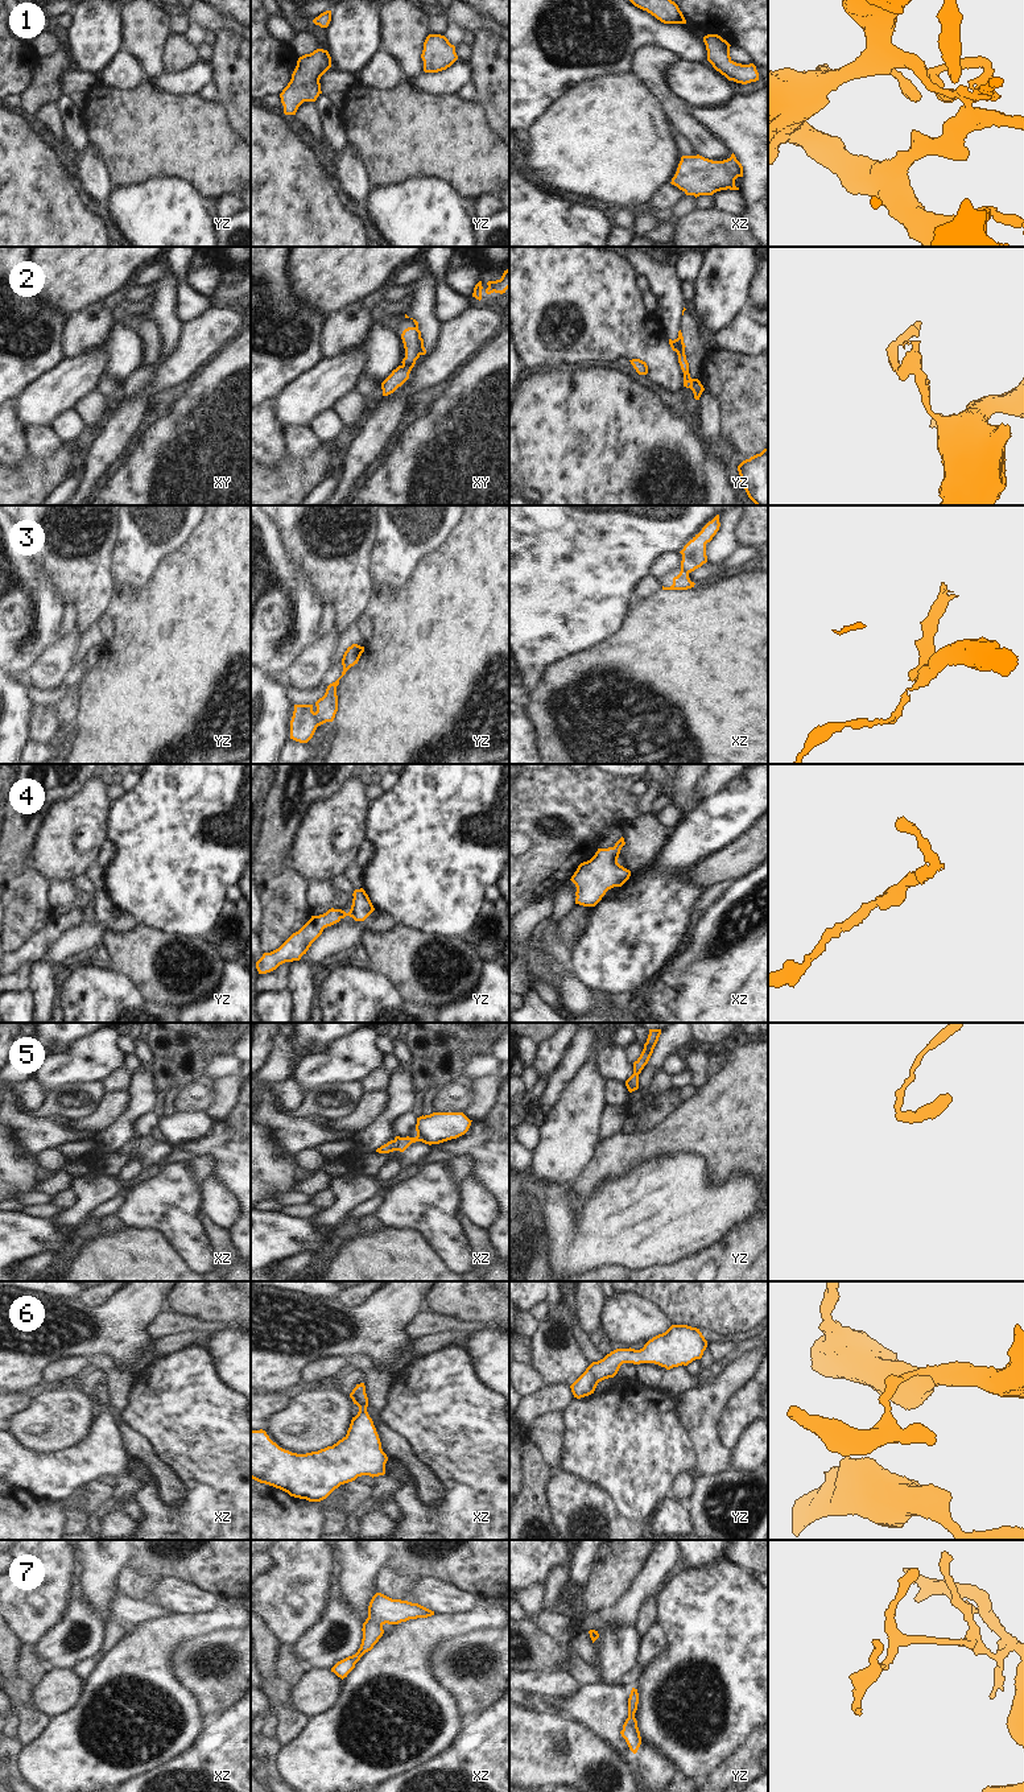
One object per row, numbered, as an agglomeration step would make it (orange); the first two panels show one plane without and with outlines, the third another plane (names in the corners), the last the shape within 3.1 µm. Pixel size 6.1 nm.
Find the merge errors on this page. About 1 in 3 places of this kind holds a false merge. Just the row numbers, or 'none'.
2, 3

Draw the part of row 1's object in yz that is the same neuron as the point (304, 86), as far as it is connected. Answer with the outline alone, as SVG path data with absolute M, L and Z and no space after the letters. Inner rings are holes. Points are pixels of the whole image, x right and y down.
M317 49L298 58L288 86L280 94L285 115L296 115L304 102L315 102L322 94L321 77L331 67L327 50Z

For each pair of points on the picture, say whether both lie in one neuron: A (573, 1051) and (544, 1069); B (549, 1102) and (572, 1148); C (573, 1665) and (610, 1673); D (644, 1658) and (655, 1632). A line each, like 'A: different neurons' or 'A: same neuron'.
A: different neurons
B: different neurons
C: different neurons
D: same neuron

